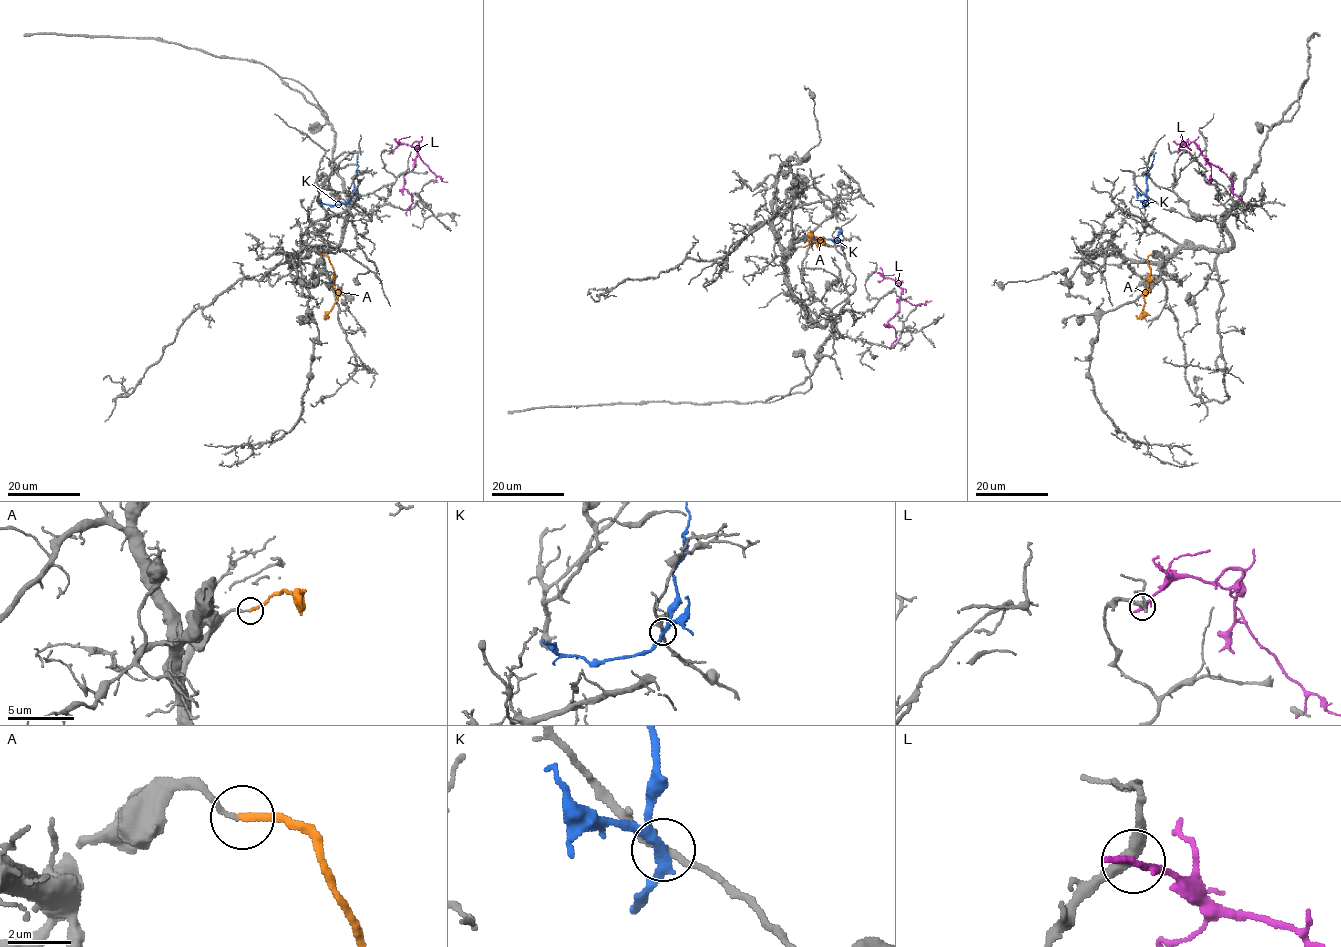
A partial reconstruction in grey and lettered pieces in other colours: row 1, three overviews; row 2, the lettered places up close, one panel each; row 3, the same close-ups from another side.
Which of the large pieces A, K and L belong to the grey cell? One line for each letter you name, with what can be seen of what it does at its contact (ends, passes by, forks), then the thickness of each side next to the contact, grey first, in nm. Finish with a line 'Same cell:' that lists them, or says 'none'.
A: It ends there. Thickness 180 nm (grey) against 220 nm
Same cell: A

